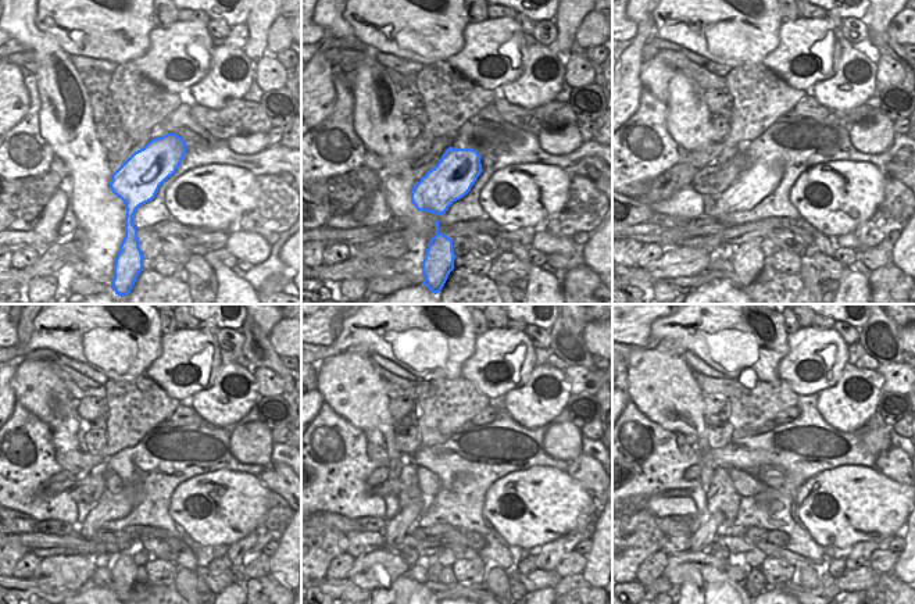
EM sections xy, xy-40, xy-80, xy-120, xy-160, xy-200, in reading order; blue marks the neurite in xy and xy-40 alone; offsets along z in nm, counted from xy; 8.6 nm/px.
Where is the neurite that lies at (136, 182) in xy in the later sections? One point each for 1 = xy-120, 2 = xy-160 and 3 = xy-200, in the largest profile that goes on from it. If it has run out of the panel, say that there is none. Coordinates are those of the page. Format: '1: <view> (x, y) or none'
1: xy-120 (110, 507)
2: xy-160 (396, 529)
3: xy-200 (706, 533)

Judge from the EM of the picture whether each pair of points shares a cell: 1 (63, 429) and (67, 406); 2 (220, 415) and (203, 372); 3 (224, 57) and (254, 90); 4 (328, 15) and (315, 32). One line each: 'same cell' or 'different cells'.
1: same cell
2: different cells
3: different cells
4: different cells

